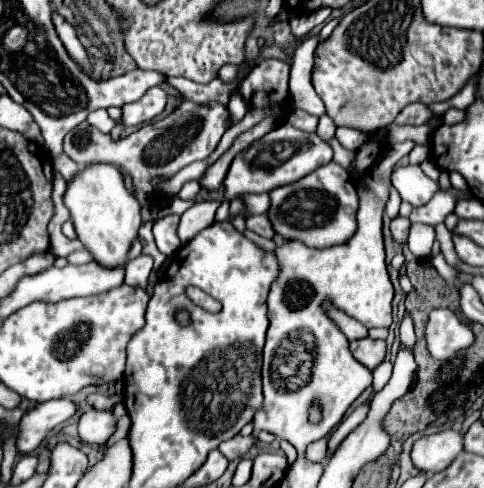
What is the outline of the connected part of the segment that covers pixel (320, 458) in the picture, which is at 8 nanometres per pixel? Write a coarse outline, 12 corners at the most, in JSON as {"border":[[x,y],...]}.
{"border":[[331,436],[313,442],[307,448],[311,462],[327,464],[327,442]]}

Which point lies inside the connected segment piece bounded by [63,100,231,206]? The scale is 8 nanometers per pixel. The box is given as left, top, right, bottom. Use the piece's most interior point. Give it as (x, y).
(160, 149)

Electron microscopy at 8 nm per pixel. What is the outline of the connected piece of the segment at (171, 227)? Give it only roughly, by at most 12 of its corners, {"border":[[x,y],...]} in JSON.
{"border":[[169,214],[153,226],[159,252],[171,256],[181,248],[179,216]]}

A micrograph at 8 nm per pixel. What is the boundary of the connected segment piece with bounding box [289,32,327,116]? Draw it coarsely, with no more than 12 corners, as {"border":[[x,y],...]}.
{"border":[[319,32],[307,36],[291,64],[291,102],[313,116],[325,104],[311,84]]}

